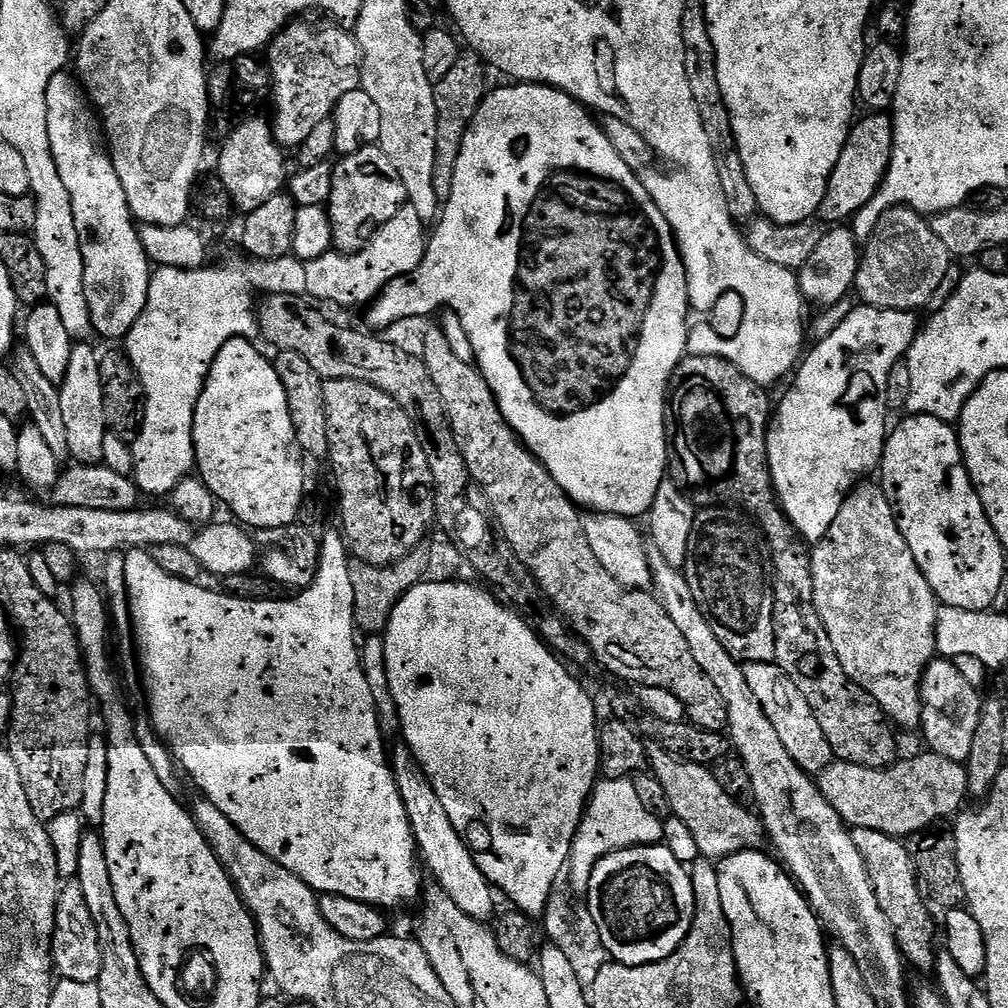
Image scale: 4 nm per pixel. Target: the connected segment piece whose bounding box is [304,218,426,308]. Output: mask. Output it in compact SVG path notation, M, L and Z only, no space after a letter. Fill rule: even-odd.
M397 218L386 222L361 252L348 255L329 250L312 258L316 260L309 259L304 265L307 295L316 302L329 300L332 304L345 304L348 308L354 307L355 304L368 306L393 280L421 267L426 260L425 221L415 218L404 219Z

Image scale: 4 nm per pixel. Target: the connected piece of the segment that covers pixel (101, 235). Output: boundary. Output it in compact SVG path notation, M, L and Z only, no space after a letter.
M71 71L59 72L50 80L46 110L52 160L61 178L63 195L74 210L74 226L80 235L87 309L97 334L123 341L146 306L153 269L140 241L137 221L128 209L126 190L122 190L109 149L102 143L100 117Z

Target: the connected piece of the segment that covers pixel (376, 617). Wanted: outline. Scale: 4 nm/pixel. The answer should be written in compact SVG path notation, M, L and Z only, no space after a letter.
M440 534L437 540L432 539L425 539L424 543L419 544L411 555L389 564L386 568L370 566L355 558L349 559L350 582L354 582L356 626L361 633L383 633L388 627L388 619L394 606L414 586L425 583L429 578L452 578L457 575L456 567L460 564L461 549L447 535Z

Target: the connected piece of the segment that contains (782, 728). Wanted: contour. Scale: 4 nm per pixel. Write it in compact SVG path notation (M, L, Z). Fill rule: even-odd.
M752 662L743 667L745 680L748 682L754 698L757 700L767 720L774 726L778 736L786 746L792 759L804 772L811 776L819 775L833 763L832 747L825 738L821 724L812 713L804 712L801 697L797 694L796 685L788 679L776 663Z

